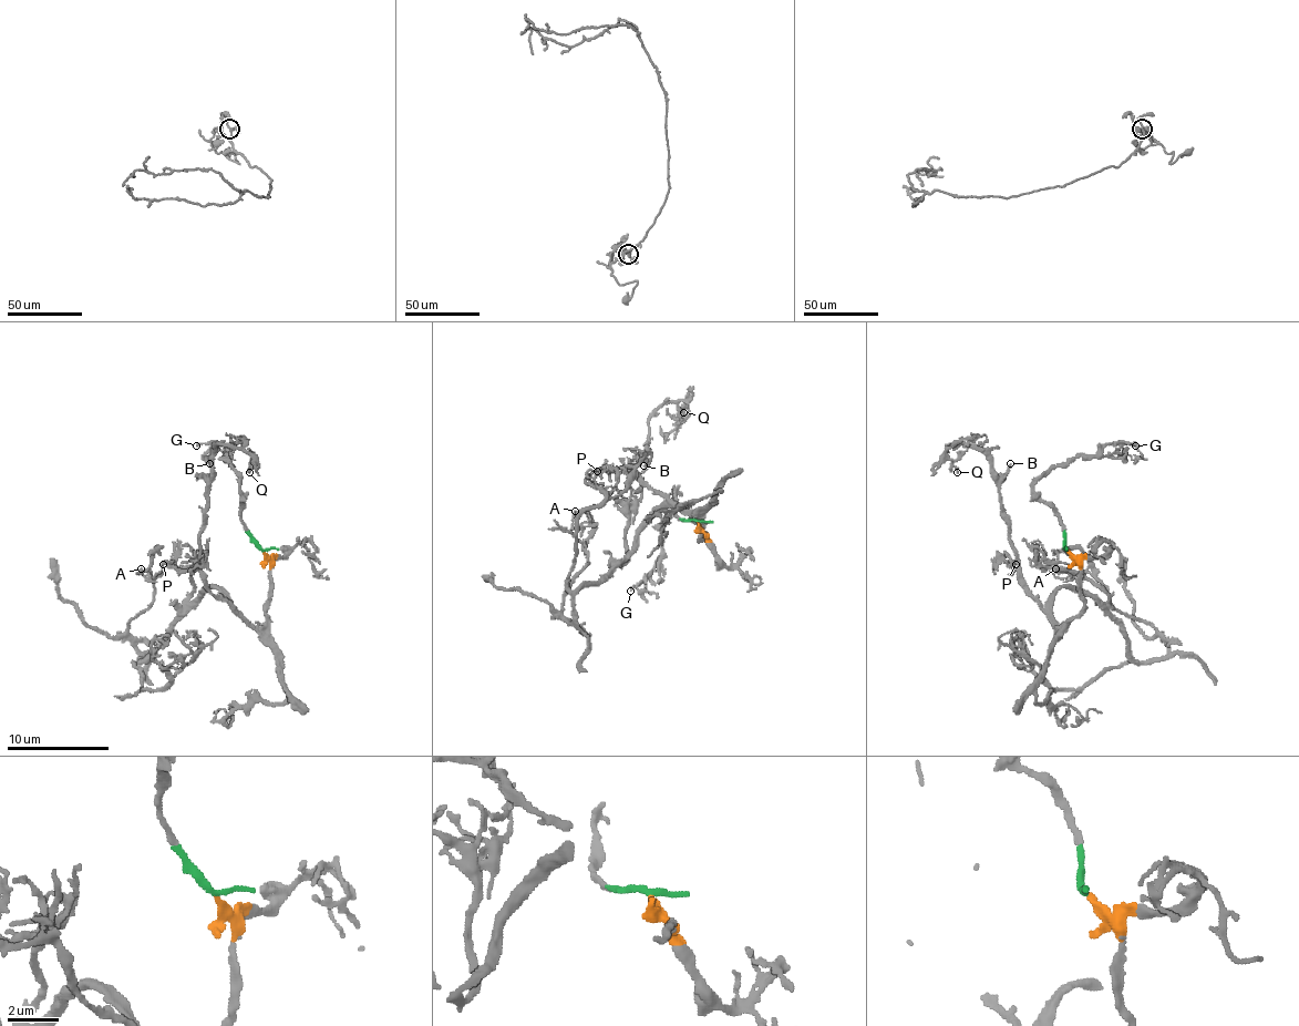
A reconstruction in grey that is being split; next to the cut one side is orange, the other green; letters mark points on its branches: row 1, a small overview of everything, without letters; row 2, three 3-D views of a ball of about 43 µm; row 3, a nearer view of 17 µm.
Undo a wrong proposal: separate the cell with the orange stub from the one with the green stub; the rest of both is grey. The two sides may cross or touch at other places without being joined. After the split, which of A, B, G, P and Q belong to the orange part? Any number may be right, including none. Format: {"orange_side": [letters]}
{"orange_side": ["A", "B", "P", "Q"]}

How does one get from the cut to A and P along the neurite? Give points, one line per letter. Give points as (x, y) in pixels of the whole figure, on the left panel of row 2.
A: (263, 550), (265, 619), (253, 625), (210, 586), (140, 660), (129, 622), (152, 602), (154, 581), (142, 568)
P: (263, 550), (270, 571), (267, 609), (265, 619), (253, 625), (208, 588), (198, 571), (175, 571), (162, 563)

